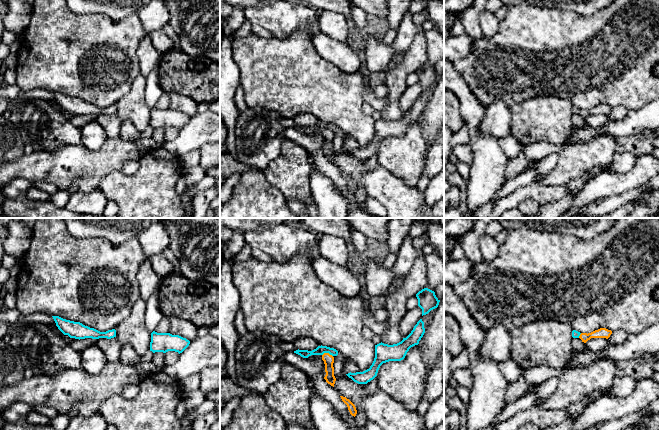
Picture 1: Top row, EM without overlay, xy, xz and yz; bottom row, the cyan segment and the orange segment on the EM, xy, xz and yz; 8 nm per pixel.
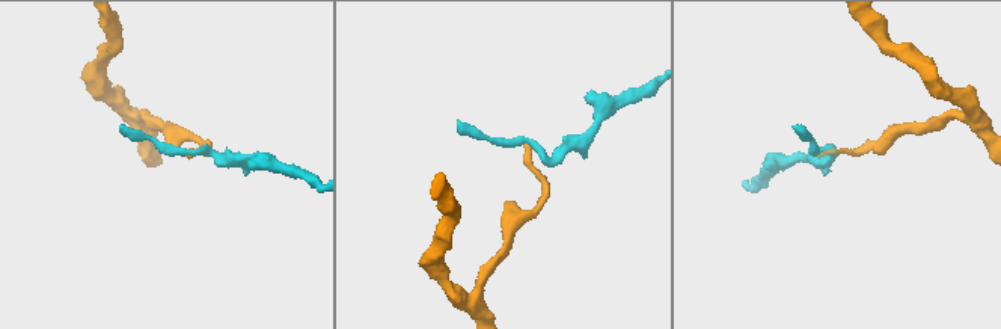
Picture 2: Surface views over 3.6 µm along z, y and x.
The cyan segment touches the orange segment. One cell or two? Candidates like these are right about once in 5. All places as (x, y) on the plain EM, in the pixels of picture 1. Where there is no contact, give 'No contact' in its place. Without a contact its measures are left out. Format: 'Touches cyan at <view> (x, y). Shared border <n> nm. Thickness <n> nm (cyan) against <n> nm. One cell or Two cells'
Touches cyan at xz (327, 128). Shared border 90 nm. Thickness 80 nm (cyan) against 90 nm. Two cells

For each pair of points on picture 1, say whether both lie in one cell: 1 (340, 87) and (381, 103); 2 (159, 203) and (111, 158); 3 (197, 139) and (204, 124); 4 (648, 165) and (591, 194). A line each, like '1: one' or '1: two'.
1: two
2: two
3: one
4: one

